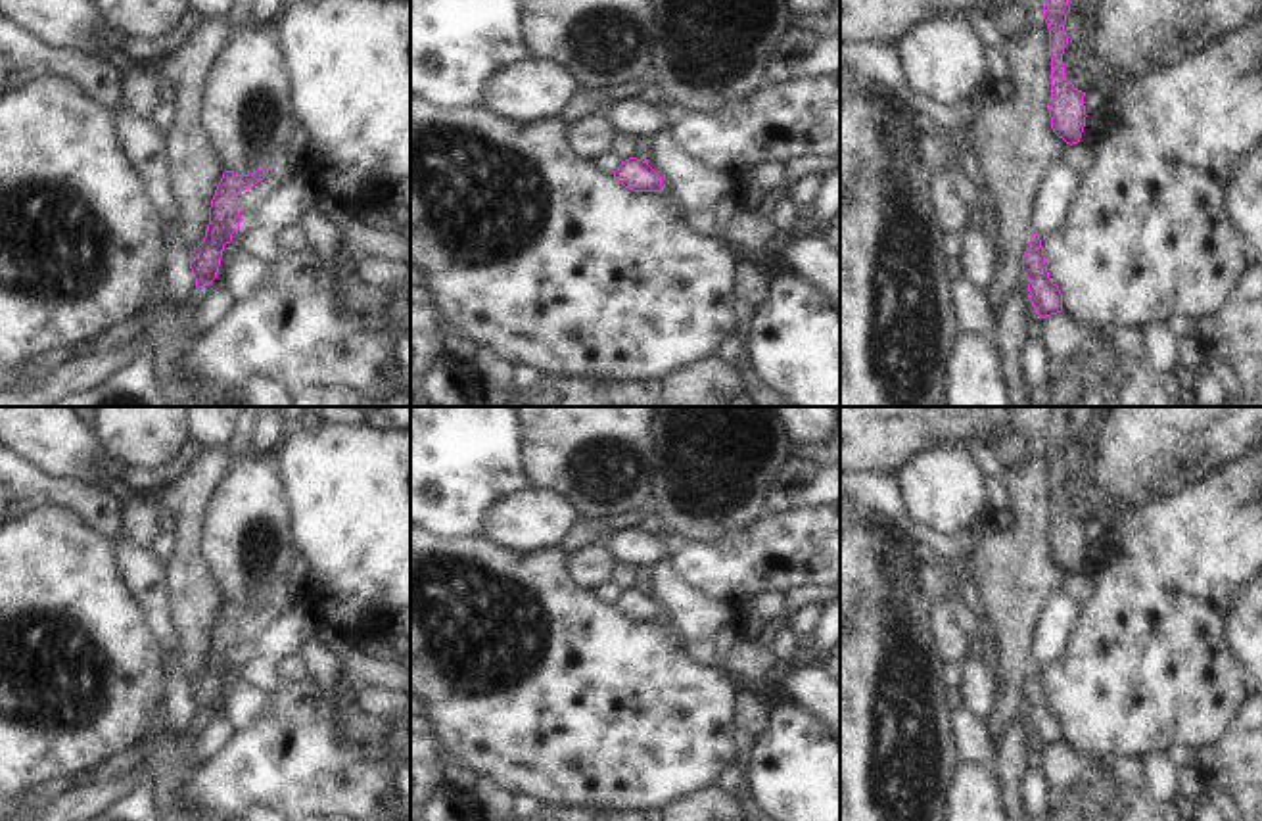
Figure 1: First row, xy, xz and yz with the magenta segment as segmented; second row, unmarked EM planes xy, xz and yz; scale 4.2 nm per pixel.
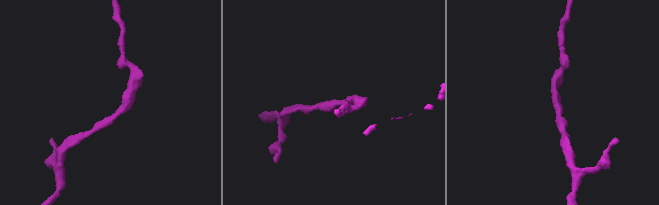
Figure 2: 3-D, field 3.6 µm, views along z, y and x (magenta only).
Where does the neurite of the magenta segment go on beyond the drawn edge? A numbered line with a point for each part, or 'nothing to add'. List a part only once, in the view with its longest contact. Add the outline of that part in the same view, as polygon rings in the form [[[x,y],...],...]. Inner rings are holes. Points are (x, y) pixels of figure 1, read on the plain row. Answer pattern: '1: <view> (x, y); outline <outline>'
nothing to add

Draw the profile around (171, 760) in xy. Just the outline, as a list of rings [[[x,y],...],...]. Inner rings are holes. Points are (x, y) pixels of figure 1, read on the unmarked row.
[[[199,721],[184,731],[161,737],[144,754],[144,777],[153,785],[152,792],[159,821],[228,821],[228,817],[203,808],[188,813],[176,802],[176,788],[205,765],[205,762],[196,760],[198,735]]]

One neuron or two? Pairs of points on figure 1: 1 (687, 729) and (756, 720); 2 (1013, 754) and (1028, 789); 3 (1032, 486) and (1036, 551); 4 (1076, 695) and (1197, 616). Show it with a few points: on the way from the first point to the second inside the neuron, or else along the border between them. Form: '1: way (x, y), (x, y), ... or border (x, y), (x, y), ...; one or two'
1: border (741, 687), (735, 697), (731, 762); two
2: border (1028, 768), (1021, 781), (1021, 800); two
3: way (1032, 501), (1032, 536); one
4: way (1107, 687), (1117, 687), (1167, 637); one

